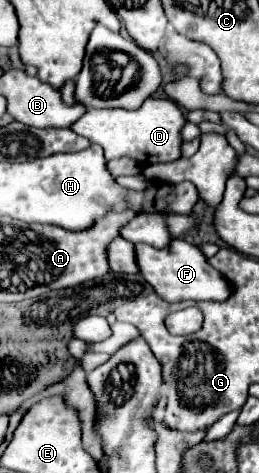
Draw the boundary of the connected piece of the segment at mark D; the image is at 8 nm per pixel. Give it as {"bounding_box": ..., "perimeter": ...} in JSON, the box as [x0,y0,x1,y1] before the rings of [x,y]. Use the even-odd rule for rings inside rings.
{"bounding_box":[71,96,185,164],"perimeter":[[[149,96],[145,104],[137,110],[87,110],[85,116],[81,116],[71,130],[79,136],[87,138],[91,144],[99,144],[105,150],[105,158],[113,160],[119,156],[133,156],[145,164],[155,162],[173,162],[181,158],[181,128],[185,126],[183,110],[169,98]]]}

